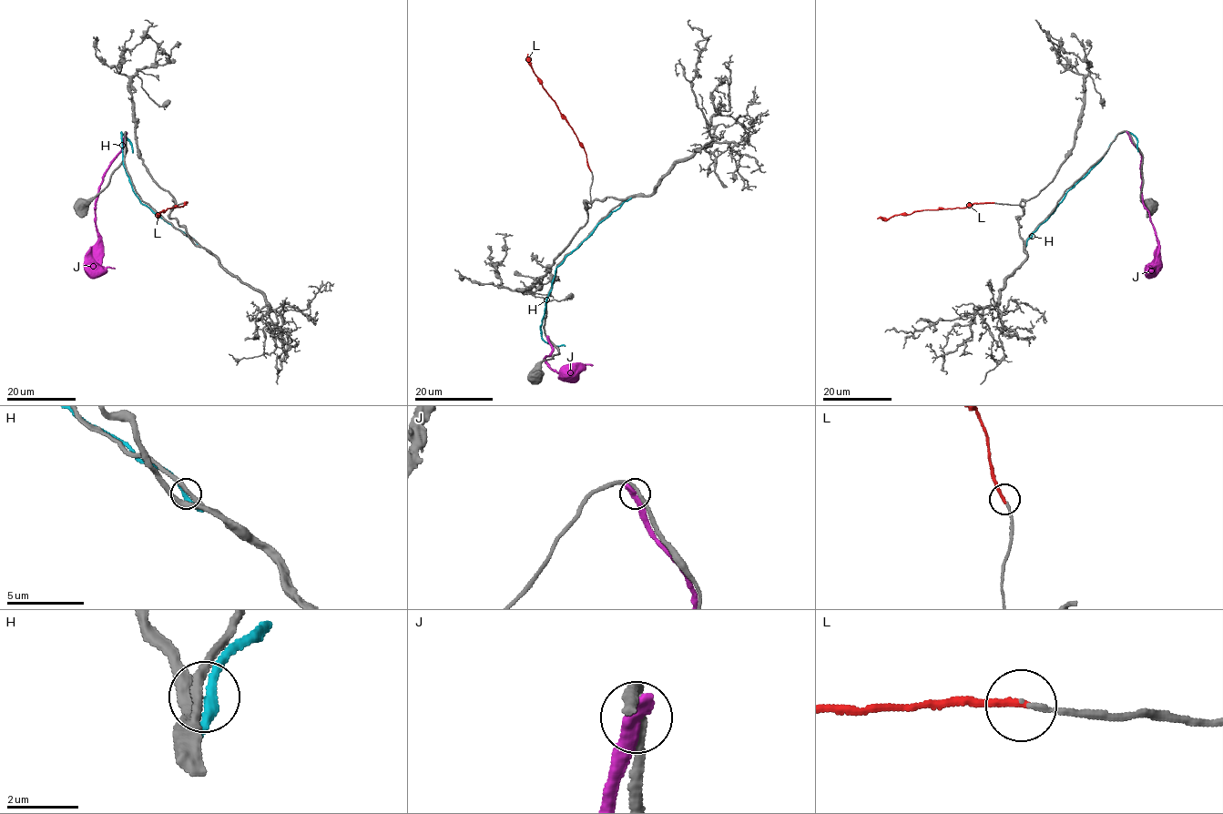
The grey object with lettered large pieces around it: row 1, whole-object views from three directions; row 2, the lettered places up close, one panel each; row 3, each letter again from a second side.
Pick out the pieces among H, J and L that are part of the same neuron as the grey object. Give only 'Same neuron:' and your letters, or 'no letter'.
Same neuron: L

